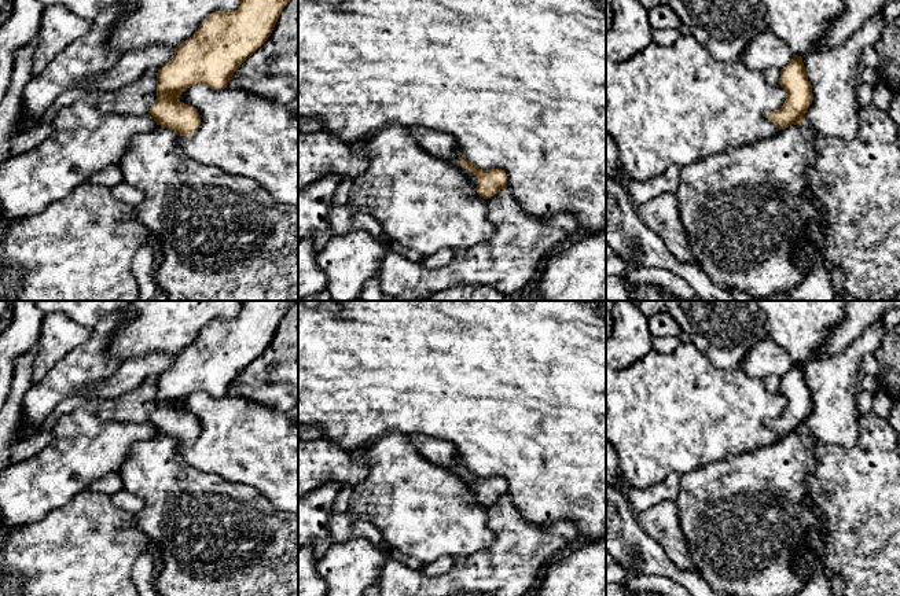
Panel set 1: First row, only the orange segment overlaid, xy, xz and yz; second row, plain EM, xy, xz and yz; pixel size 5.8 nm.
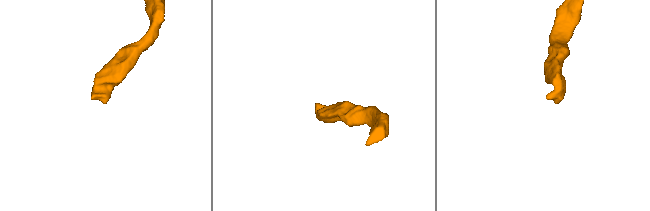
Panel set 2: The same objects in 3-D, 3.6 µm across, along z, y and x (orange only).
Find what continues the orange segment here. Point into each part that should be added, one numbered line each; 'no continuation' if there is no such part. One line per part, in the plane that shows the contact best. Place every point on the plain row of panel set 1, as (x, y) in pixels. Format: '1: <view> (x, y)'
1: xz (471, 489)

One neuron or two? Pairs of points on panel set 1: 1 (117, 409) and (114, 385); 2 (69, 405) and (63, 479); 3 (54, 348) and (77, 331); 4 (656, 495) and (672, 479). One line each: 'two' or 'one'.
1: two
2: two
3: one
4: one

